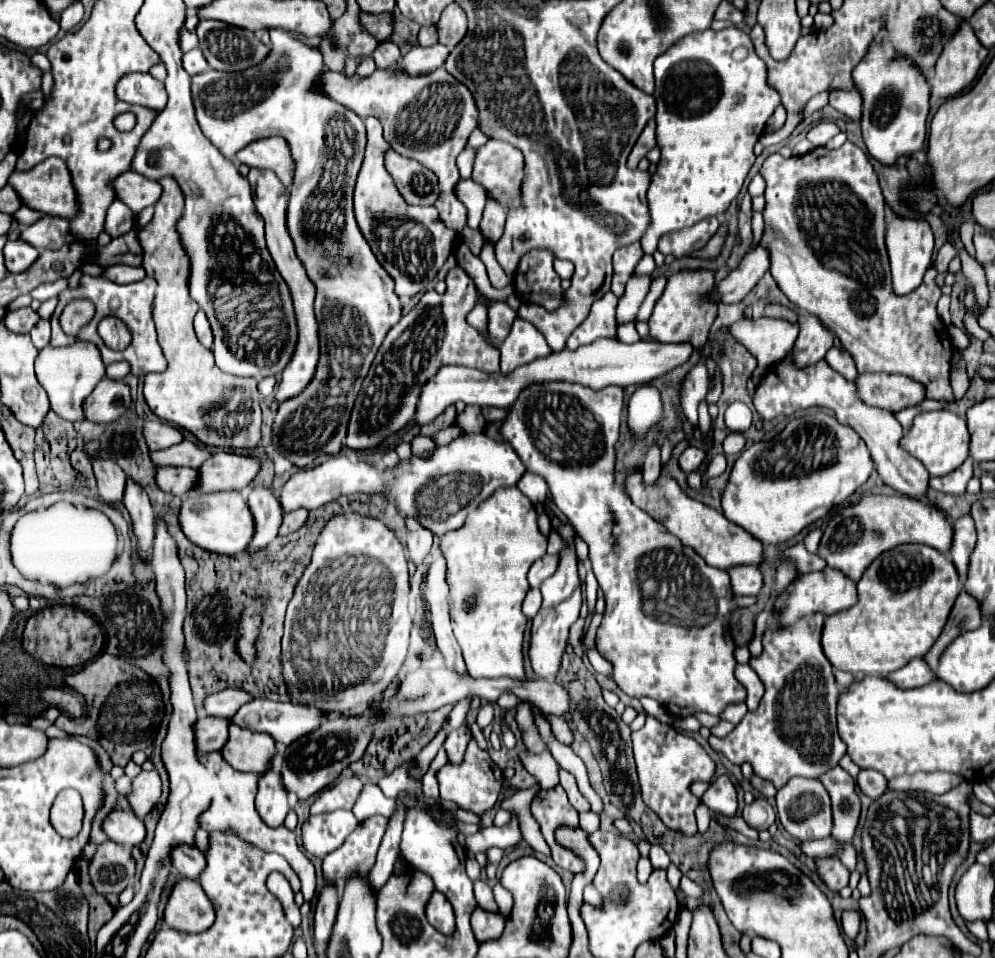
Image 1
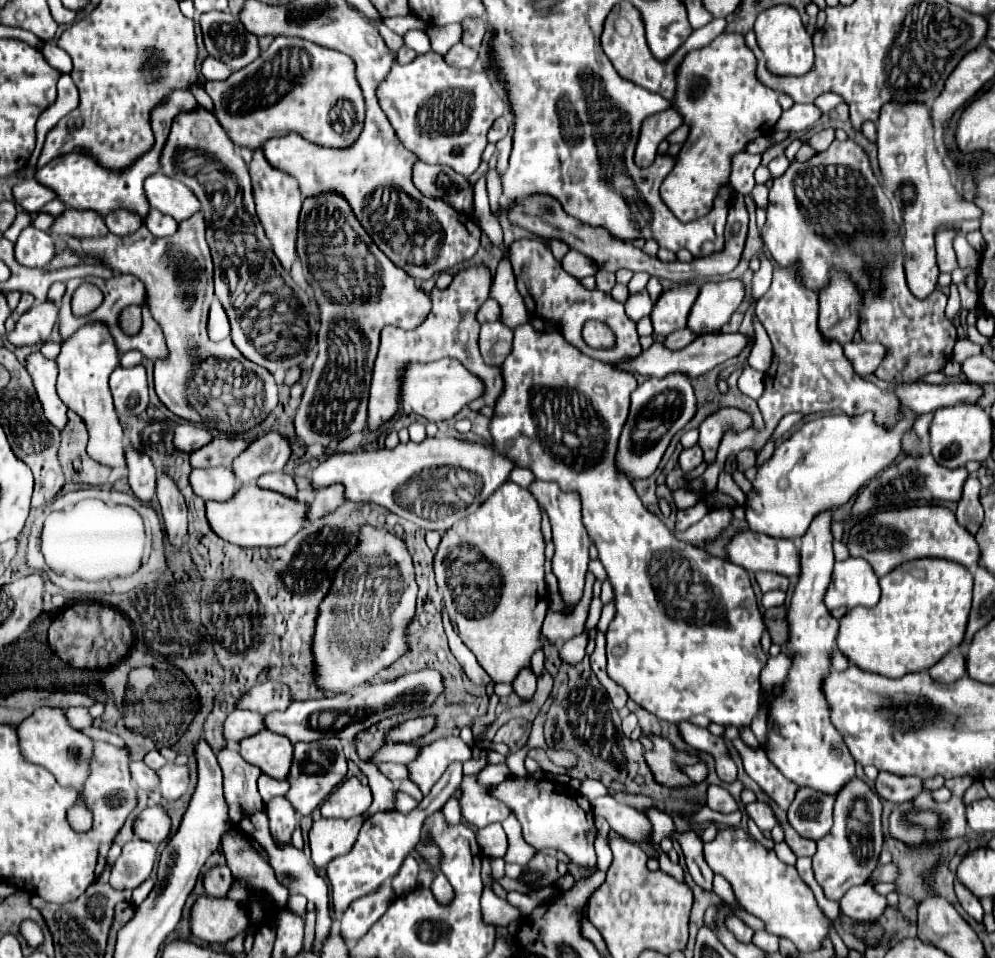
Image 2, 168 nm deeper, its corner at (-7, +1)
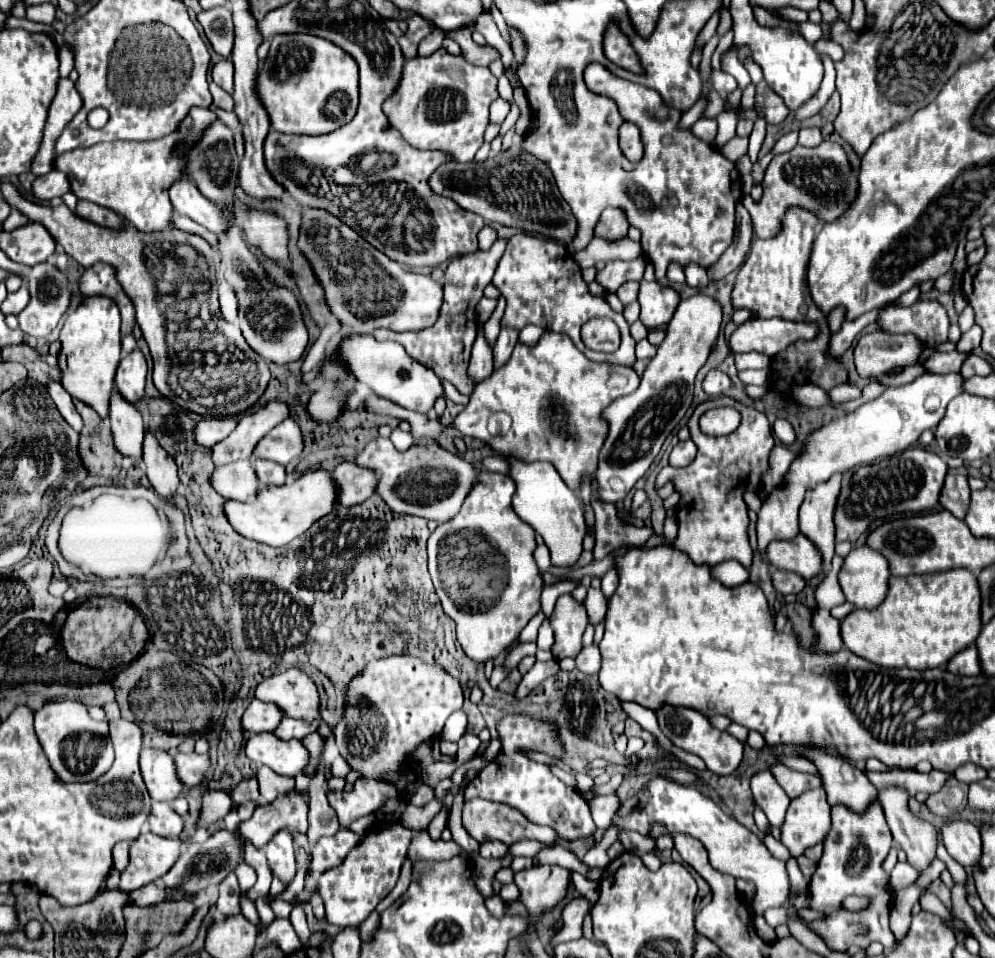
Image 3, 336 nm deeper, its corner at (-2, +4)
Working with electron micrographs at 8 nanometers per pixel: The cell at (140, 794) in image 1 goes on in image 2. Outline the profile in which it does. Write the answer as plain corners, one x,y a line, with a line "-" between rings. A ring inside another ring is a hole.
167,763
163,769
157,771
157,777
159,777
161,795
167,801
179,799
189,787
189,769
185,765

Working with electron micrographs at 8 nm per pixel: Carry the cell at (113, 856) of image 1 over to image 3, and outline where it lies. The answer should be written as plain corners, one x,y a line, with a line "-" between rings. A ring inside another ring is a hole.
144,830
140,838
130,844
130,864
120,874
120,890
132,892
162,878
178,860
180,848
182,840
170,840

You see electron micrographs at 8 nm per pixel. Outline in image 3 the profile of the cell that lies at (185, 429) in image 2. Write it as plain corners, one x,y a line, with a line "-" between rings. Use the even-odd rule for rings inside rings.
208,416
196,426
196,442
202,442
202,446
210,448
224,440
236,428
236,424
238,416

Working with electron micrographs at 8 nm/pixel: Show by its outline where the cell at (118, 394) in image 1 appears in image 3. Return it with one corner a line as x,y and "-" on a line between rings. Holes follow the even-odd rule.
136,348
130,352
118,366
116,372
116,388
128,402
138,402
144,396
144,382
146,382
146,358

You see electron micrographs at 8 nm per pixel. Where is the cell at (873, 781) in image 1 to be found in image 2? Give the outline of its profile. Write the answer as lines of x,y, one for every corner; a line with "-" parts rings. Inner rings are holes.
879,771
879,777
875,781
877,795
891,801
891,803
903,803
913,799
921,791
921,777
897,777
893,773

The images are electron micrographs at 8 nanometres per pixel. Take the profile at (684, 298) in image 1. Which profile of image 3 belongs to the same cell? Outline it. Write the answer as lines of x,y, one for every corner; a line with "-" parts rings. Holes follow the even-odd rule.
640,282
640,294
638,302
642,306
640,320
648,330
654,330
656,326
664,326
672,320
674,310
680,302
680,296
676,290
662,286
660,282

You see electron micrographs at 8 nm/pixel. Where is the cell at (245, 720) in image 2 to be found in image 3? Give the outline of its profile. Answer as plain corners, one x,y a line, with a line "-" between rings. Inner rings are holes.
252,700
246,714
242,716
244,732
274,732
280,724
284,712
276,704
268,704
262,700

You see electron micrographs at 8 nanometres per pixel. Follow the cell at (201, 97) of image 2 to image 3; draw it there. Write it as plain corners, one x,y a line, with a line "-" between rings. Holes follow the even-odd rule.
211,104
209,109
212,110
218,116
218,118
231,130
236,129
240,125
239,119
234,112
224,111
217,108
214,104

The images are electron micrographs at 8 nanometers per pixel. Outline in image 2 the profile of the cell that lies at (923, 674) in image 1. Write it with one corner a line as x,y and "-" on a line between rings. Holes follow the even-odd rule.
949,651
937,665
927,669
927,673
937,683
953,683
965,675
965,657
959,651

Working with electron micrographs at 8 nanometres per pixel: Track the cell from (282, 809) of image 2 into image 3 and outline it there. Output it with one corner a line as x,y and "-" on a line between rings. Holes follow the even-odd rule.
280,830
272,842
266,846
266,858
272,870
272,876
282,880
286,886
296,876
296,862
294,862
294,848
292,848
292,836
288,830

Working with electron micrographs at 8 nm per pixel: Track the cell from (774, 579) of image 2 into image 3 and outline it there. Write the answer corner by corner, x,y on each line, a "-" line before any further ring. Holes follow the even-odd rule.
772,570
772,582
780,594
798,594
806,586
800,574
788,572
788,570

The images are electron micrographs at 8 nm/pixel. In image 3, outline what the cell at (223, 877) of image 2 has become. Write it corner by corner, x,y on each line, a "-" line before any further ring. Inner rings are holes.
230,874
222,884
220,884
220,896
216,902
218,918
228,918
240,914
240,888
236,874

